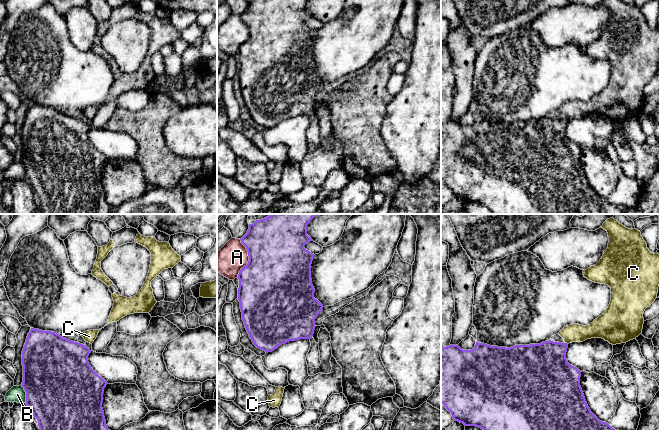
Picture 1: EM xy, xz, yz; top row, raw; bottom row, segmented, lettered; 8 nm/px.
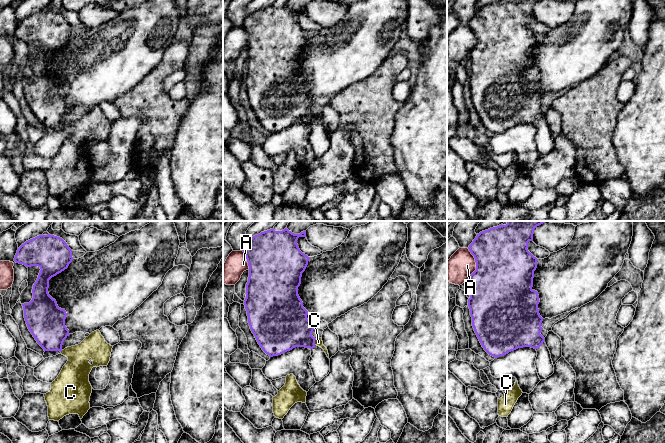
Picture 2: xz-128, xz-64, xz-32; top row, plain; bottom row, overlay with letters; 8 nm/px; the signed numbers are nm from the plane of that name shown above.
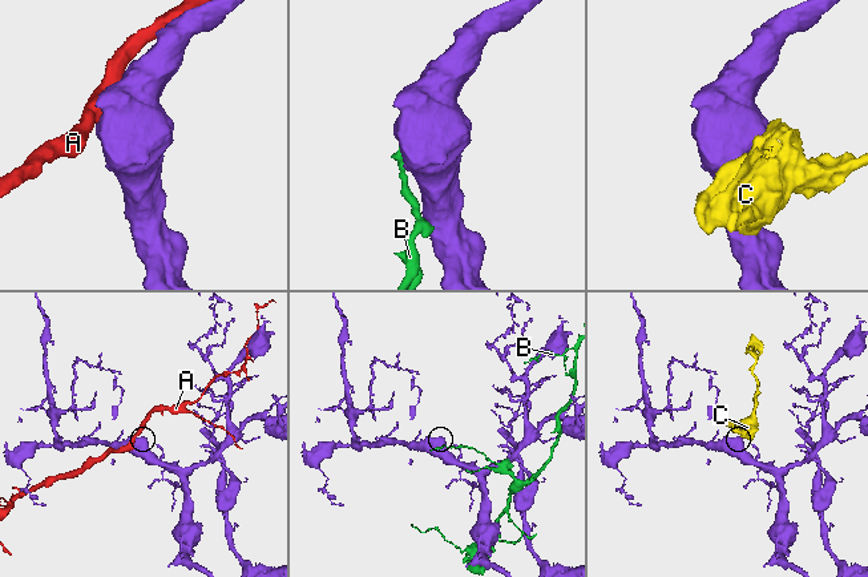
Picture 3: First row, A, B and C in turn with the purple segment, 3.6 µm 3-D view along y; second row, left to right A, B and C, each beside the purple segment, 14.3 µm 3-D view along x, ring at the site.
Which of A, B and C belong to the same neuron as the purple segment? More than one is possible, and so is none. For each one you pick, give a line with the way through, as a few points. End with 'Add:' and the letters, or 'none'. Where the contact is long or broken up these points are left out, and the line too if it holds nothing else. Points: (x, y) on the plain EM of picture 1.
Add: none

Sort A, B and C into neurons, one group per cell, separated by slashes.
A / B / C

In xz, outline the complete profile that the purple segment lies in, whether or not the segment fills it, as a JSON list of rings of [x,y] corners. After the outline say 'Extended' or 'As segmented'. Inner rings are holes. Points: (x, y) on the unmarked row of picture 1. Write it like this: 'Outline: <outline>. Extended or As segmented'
Outline: [[[249,0],[247,9],[240,15],[248,27],[249,37],[238,50],[238,76],[242,96],[253,120],[265,127],[272,128],[289,117],[311,115],[315,106],[315,95],[323,81],[314,74],[315,65],[311,55],[313,32],[304,24],[313,17],[307,11],[308,0]]]. As segmented

